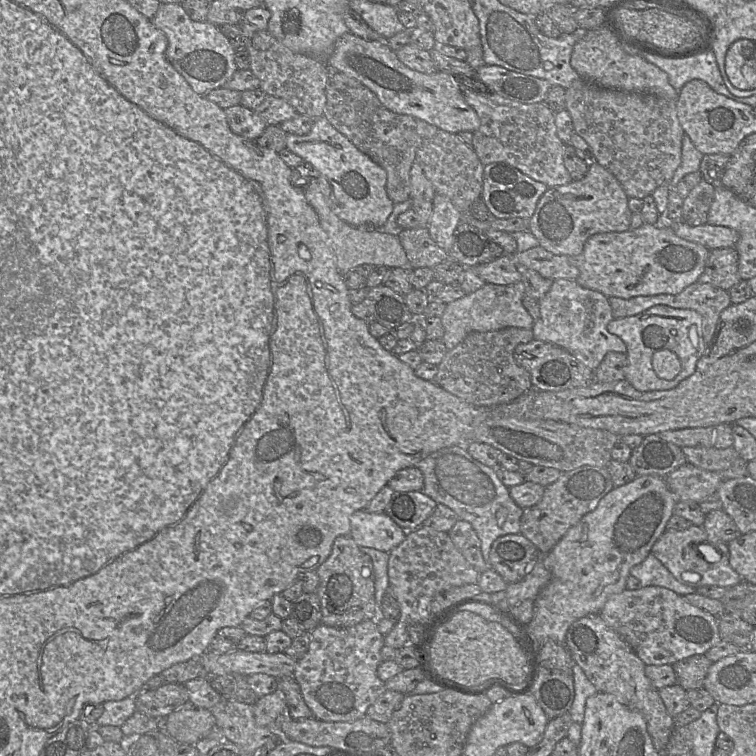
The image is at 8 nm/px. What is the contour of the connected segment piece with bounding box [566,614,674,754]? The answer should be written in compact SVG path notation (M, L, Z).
M589 614L571 624L566 633L566 646L598 692L612 694L621 704L644 716L653 745L663 754L674 729L674 718L668 713L659 690L647 678L646 665L627 642L603 621L600 614Z

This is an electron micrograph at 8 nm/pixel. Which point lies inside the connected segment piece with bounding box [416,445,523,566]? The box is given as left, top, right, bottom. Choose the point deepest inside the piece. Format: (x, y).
(452, 477)

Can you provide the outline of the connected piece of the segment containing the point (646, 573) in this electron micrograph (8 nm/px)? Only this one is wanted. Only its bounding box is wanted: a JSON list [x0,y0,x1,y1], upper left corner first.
[630,553,696,597]

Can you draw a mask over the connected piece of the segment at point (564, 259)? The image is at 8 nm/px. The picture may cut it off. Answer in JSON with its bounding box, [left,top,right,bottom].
[512,245,580,281]

